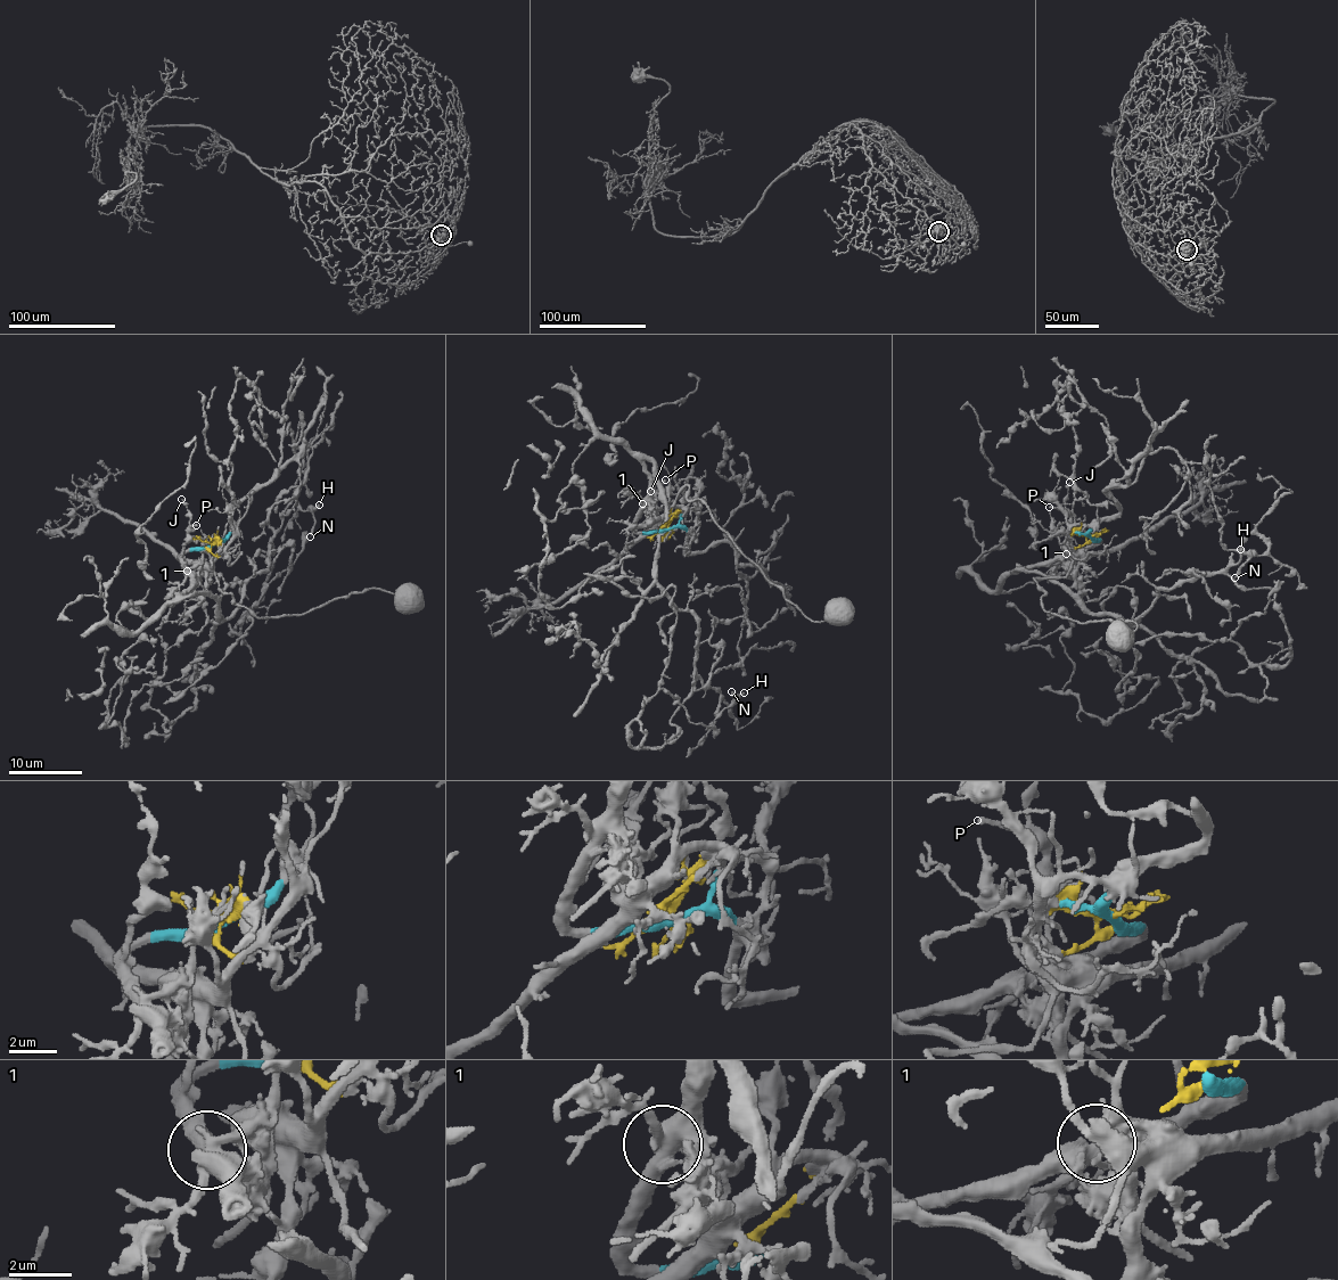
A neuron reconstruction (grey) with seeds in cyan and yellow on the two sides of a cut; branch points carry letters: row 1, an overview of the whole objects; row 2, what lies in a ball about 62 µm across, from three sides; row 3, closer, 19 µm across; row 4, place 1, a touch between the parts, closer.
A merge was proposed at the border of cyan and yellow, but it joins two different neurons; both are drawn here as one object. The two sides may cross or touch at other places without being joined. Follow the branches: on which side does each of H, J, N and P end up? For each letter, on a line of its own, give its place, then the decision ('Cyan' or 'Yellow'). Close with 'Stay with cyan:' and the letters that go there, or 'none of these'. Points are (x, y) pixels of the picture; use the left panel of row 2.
H: Place: (319, 505). Cyan
J: Place: (181, 499). Cyan
N: Place: (310, 536). Cyan
P: Place: (196, 525). Cyan
Stay with cyan: H, J, N, P

